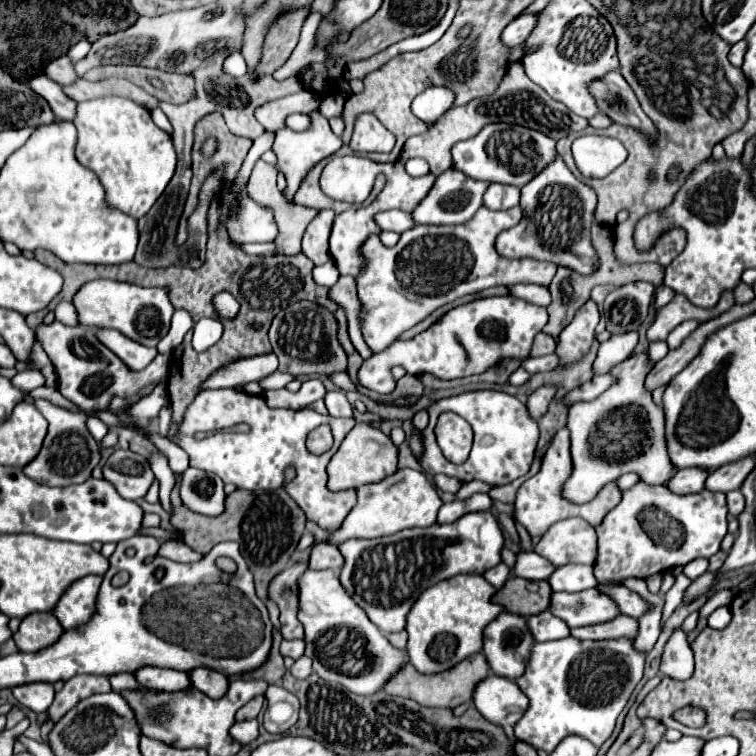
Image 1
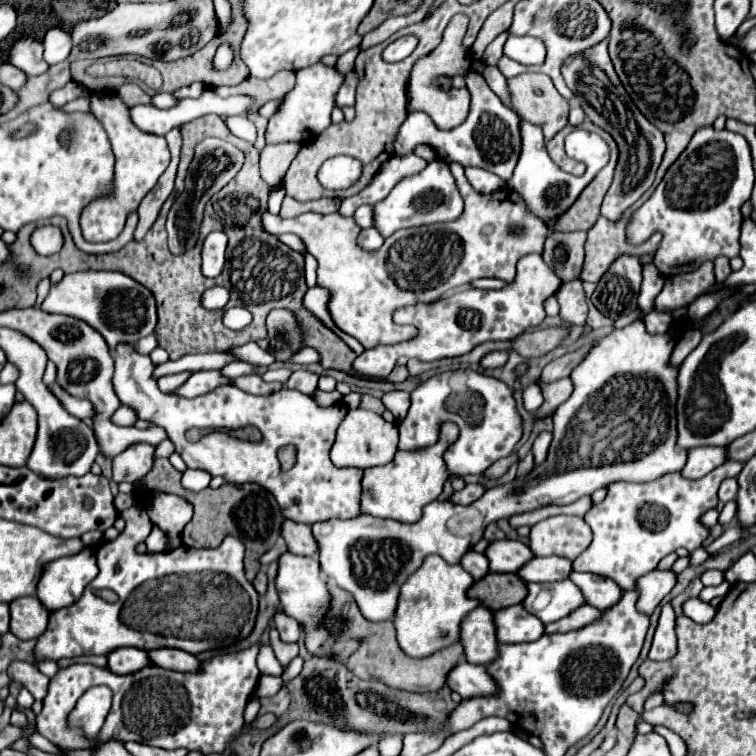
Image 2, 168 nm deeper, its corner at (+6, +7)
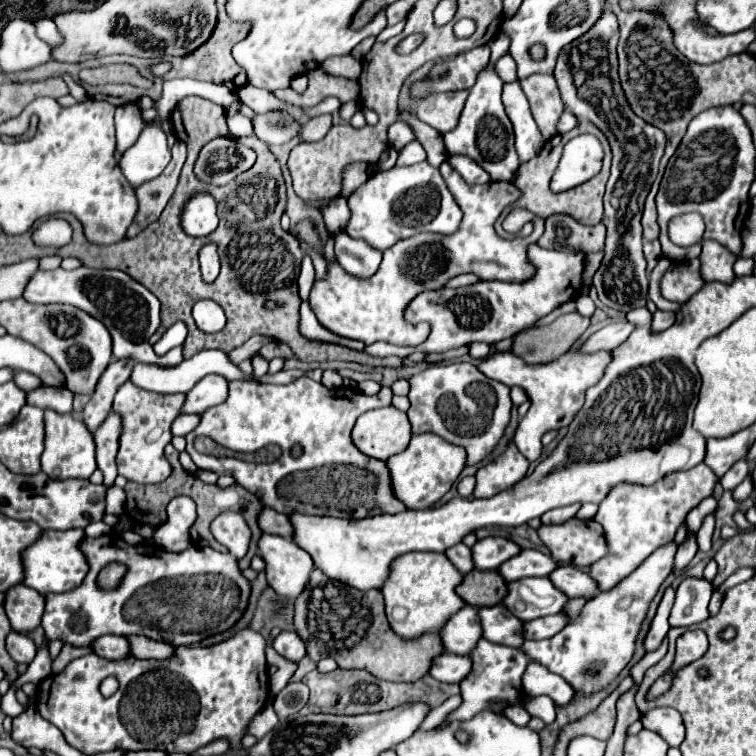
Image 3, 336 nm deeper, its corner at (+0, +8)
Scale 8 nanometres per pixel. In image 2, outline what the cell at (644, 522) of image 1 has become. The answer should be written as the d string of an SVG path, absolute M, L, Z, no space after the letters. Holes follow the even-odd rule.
M727 461L697 481L683 479L681 473L669 473L651 483L617 481L609 485L607 497L585 515L585 523L593 531L593 543L573 561L573 571L611 577L627 591L633 589L637 577L653 571L665 555L679 547L685 547L689 553L699 549L711 535L711 529L701 523L701 517L717 507L717 489L721 481L737 477L741 469L743 463Z

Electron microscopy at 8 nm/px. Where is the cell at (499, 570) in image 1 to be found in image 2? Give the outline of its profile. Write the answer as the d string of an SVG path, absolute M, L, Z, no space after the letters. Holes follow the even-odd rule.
M471 551L463 557L461 565L473 575L473 579L481 579L489 573L489 559L483 555L483 553L477 553L477 551Z

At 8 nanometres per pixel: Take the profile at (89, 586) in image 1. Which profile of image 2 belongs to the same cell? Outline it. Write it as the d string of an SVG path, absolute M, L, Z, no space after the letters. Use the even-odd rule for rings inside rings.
M89 547L77 555L61 557L45 565L37 583L37 597L49 611L69 607L81 597L93 577L97 577L97 561Z

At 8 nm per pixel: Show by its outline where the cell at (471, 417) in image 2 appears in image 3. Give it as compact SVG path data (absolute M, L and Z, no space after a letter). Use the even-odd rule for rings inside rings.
M449 364L449 366L429 366L427 370L409 378L411 408L407 410L413 434L433 432L451 444L459 444L467 450L467 464L477 464L483 460L503 436L503 430L511 414L509 388L497 380L487 378L477 370L475 364ZM465 394L469 398L459 398Z

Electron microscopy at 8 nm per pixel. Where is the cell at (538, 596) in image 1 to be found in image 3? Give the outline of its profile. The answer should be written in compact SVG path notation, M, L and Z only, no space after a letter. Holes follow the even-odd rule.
M471 570L463 576L463 582L455 588L455 592L469 606L495 606L505 598L507 582L495 570Z

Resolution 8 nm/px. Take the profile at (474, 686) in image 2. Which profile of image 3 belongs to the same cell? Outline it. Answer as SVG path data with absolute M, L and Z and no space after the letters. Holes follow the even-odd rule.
M443 652L443 656L435 656L435 664L431 664L431 676L439 682L461 682L471 670L469 656L455 656L451 652Z

